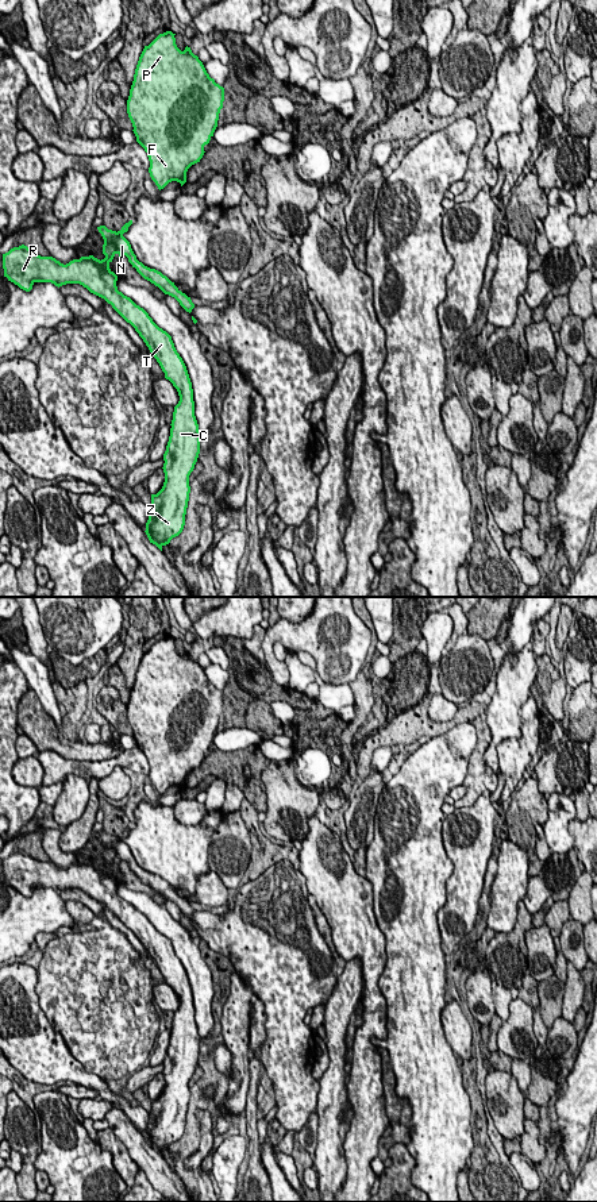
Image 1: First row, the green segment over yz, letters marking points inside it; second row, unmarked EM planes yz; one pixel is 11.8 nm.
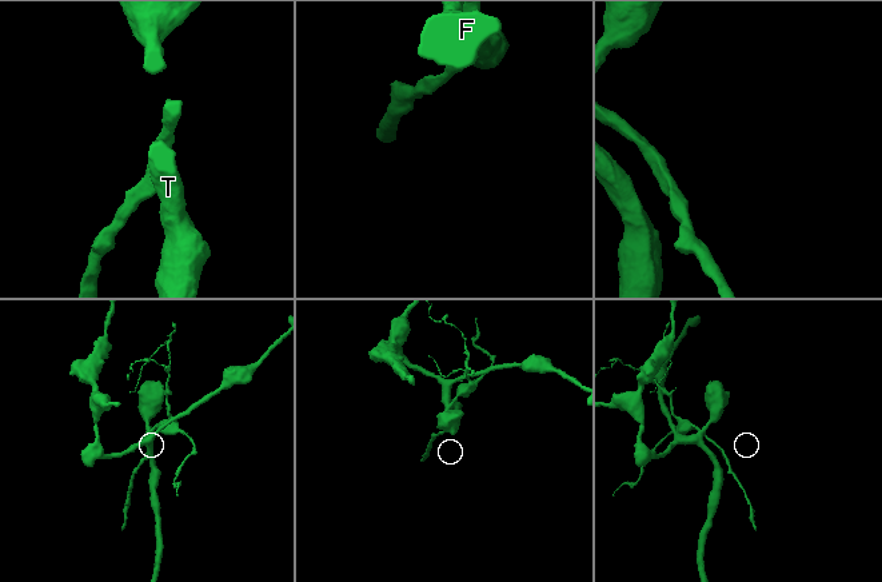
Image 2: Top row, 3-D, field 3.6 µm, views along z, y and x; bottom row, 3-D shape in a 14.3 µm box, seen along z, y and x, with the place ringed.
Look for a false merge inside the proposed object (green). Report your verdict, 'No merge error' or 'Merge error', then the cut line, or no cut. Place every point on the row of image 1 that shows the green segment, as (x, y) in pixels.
Merge error. Split along yz (104, 239), (111, 242), (118, 253)

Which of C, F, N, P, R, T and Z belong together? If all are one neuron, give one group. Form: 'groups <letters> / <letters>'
groups C F P R T Z / N

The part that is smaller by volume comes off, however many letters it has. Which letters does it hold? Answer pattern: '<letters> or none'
N

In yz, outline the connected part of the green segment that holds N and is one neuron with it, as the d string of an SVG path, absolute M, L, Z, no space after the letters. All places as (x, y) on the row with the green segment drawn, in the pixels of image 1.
M100 226L97 227L97 230L101 234L104 240L108 240L109 243L115 244L116 253L119 254L119 257L126 255L128 258L128 262L132 265L132 267L136 269L136 271L145 280L158 286L165 294L174 297L186 312L189 313L192 312L192 309L194 308L194 304L192 303L190 297L182 293L174 285L174 282L172 282L161 271L155 269L150 269L145 266L142 262L139 262L131 249L130 242L124 236L120 236L116 231L108 230L105 226Z

